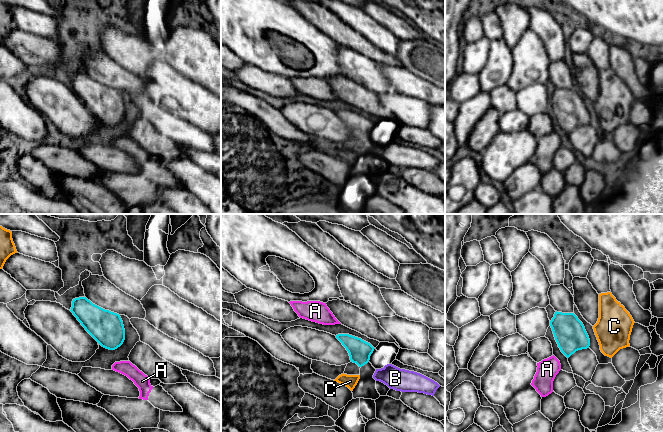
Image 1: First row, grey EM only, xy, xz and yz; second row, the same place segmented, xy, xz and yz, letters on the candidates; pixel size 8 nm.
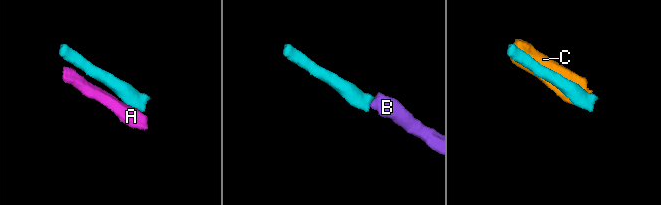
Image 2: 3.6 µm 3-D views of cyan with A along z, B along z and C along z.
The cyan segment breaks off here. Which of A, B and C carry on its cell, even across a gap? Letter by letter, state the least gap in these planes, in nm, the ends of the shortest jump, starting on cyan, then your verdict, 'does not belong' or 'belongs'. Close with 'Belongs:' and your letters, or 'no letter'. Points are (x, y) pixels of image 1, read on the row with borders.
A: 70 nm apart; from cyan across yz (561, 351), (555, 357); does not belong
B: 90 nm apart; from cyan across xz (368, 361), (376, 369); belongs
C: 60 nm apart; from cyan across yz (588, 336), (595, 334); does not belong
Belongs: B

